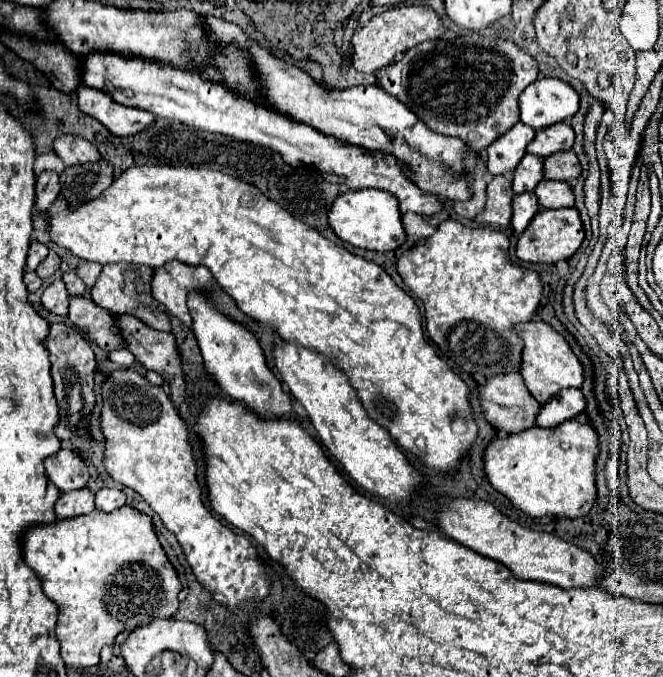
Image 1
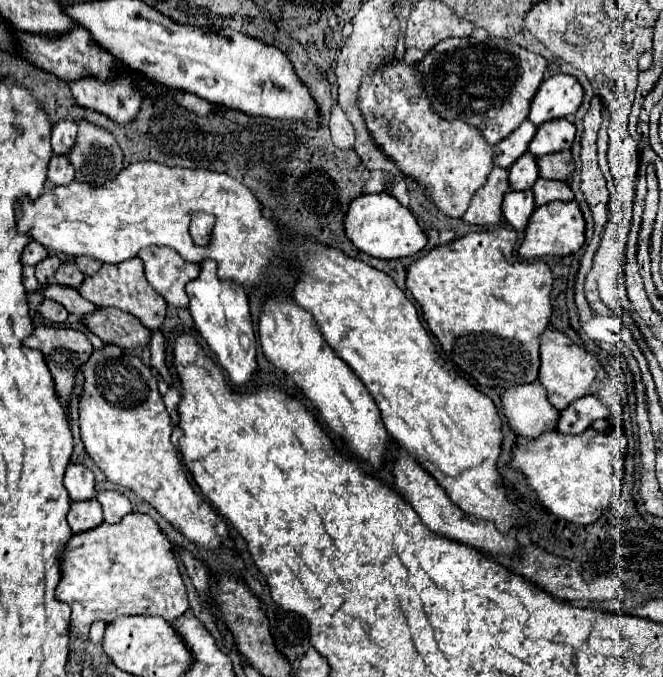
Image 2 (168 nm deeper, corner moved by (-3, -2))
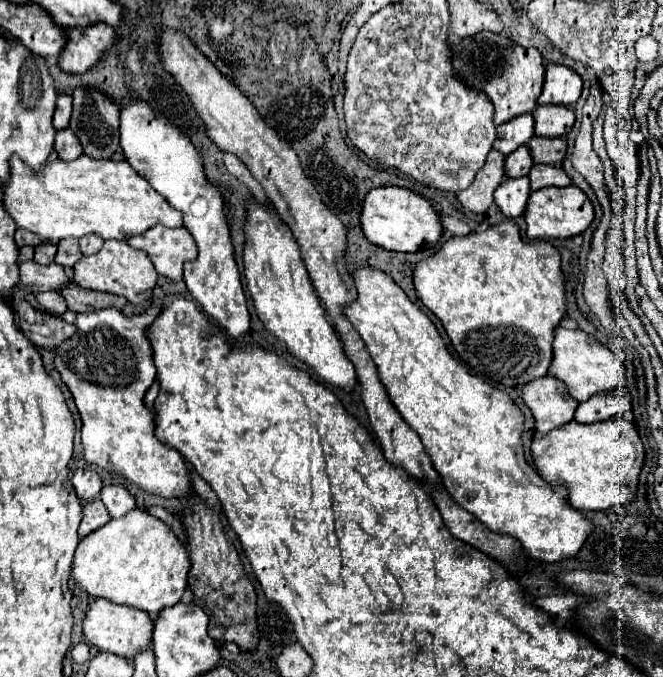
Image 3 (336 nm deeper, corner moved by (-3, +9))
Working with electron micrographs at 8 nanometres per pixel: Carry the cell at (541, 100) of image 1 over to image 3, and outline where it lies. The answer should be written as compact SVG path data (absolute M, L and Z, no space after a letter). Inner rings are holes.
M549 63L545 69L545 85L537 99L537 105L573 105L579 99L581 89L583 81L577 71L559 63Z

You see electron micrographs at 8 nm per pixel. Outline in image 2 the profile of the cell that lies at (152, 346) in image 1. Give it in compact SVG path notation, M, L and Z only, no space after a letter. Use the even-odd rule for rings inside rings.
M97 308L83 316L81 322L103 342L117 344L121 348L145 346L151 338L151 330L147 330L135 316L117 308Z

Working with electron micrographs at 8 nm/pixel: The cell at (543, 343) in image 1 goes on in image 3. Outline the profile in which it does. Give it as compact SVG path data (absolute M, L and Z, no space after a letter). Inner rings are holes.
M555 329L555 341L553 341L553 361L549 367L549 375L559 377L569 389L569 395L575 401L587 401L591 395L613 389L623 385L625 381L625 365L623 357L617 357L611 349L603 347L599 341L595 341L591 335L587 335L581 329Z

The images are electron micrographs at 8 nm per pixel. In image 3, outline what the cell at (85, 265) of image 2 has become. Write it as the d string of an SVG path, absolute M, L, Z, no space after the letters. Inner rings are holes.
M91 235L91 237L81 237L79 239L81 245L81 253L83 255L93 255L103 247L103 239L99 235Z

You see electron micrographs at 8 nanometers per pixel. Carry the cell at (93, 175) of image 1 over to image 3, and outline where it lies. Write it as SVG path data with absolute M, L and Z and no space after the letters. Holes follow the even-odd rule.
M75 89L73 91L73 117L71 129L79 137L83 153L93 159L111 159L119 149L119 107L91 89Z

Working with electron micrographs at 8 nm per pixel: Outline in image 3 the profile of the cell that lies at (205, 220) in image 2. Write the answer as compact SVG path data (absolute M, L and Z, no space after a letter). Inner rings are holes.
M131 101L121 109L119 133L123 153L131 167L143 173L153 189L183 213L185 229L197 243L197 259L183 267L189 293L233 339L243 339L249 333L249 311L241 287L241 273L233 257L229 227L225 225L223 199L215 187L207 185L201 155L191 141L179 133L179 129L175 129L165 117L159 117L145 101Z

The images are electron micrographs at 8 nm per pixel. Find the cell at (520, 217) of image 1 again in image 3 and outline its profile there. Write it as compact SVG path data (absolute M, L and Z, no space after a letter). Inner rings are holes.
M507 177L495 191L495 203L507 217L521 217L527 207L527 199L531 195L529 177L511 179Z

